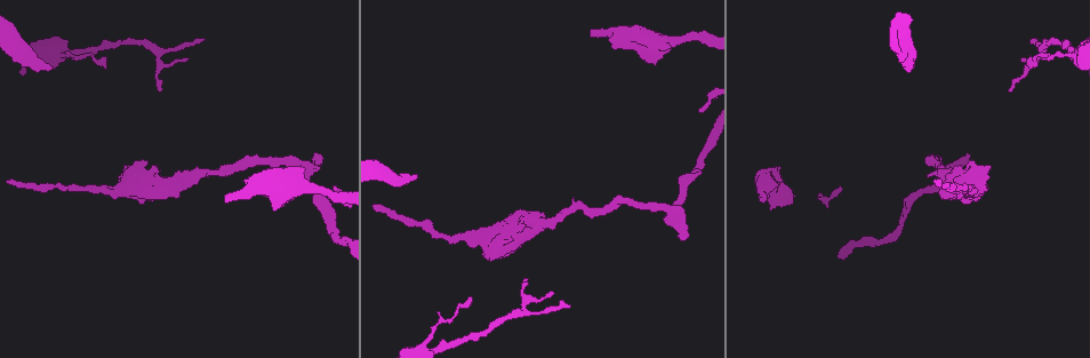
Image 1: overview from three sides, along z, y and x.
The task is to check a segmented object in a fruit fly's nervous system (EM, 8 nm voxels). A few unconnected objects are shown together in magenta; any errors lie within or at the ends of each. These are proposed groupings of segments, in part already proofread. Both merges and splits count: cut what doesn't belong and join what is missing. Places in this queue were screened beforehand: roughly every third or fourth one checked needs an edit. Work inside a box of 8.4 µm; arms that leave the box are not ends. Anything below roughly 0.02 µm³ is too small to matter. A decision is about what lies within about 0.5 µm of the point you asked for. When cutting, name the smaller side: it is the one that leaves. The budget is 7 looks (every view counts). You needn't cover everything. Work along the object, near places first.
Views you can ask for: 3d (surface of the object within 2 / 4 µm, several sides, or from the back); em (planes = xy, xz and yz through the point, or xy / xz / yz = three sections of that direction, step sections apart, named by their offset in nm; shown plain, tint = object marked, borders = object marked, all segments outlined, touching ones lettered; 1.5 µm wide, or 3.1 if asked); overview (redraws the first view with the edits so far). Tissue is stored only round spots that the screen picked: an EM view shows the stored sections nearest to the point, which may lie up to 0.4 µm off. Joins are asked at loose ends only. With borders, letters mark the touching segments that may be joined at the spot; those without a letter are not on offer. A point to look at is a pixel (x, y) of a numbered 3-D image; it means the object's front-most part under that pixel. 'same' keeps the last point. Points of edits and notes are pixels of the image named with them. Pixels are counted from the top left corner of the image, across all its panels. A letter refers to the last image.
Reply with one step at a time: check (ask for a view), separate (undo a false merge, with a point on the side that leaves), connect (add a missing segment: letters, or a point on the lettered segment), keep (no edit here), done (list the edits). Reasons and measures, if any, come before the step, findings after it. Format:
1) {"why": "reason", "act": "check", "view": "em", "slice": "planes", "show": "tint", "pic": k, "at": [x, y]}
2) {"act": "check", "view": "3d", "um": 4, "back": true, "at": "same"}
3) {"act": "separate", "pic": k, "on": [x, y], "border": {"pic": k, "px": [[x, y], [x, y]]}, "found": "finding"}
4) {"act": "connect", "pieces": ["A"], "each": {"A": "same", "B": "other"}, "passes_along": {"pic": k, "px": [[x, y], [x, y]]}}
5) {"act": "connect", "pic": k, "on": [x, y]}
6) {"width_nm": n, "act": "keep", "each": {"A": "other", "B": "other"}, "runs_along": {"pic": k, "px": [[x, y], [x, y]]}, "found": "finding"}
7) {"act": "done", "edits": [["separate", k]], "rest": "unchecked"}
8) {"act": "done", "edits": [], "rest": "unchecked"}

{"why": "thin end", "act": "check", "view": "em", "slice": "planes", "show": "plain", "pic": 1, "at": [1027, 65]}

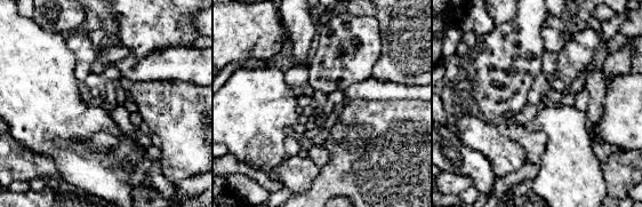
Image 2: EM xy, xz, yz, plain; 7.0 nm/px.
{"act": "check", "view": "em", "slice": "planes", "show": "borders", "at": "same"}

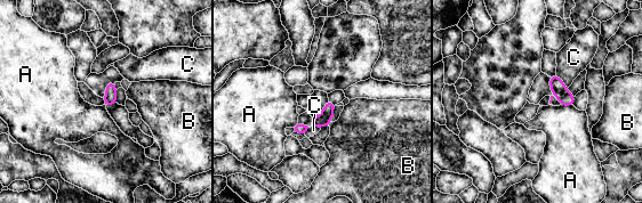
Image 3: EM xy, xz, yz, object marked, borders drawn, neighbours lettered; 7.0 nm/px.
{"longest_contact_nm": ["C", 130], "act": "keep", "each": {"A": "other", "B": "other", "C": "other"}, "border": {"pic": 3, "px": [[561, 104], [572, 106]]}, "found": "no lettered segment goes on from it"}

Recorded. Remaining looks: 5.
{"why": "branch stops here", "act": "check", "view": "3d", "um": 2, "pic": 1, "at": [49, 66]}

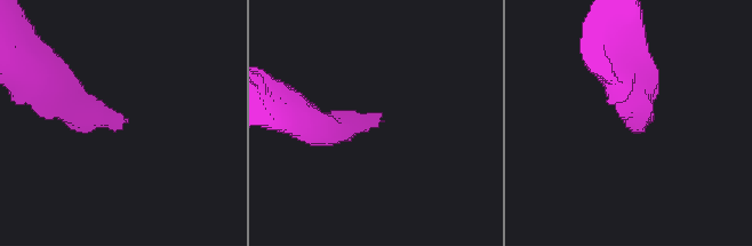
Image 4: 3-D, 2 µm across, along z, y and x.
{"why": "need the tissue", "act": "check", "view": "em", "slice": "xy", "step": 4, "show": "tint", "pic": 4, "at": [375, 118]}

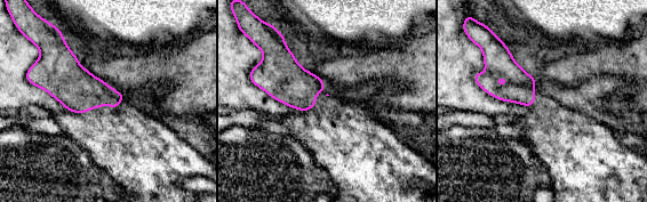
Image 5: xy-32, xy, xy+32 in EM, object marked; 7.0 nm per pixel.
{"act": "check", "view": "em", "slice": "yz", "step": 4, "show": "borders", "at": "same"}

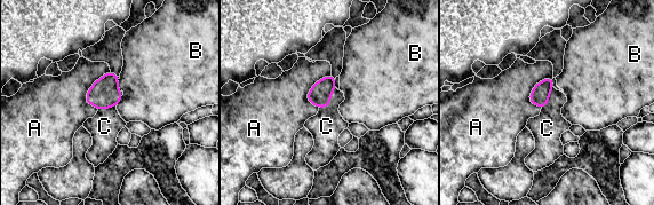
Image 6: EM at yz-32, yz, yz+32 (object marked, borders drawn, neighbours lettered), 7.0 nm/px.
{"act": "connect", "pieces": ["C"], "each": {"A": "other", "B": "other", "C": "same"}, "passes_along": {"pic": 6, "px": [[320, 93], [329, 101], [326, 126]]}, "found": "it goes on there"}

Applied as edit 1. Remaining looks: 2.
{"act": "done", "edits": [["connect", 6]], "rest": "unchecked"}

